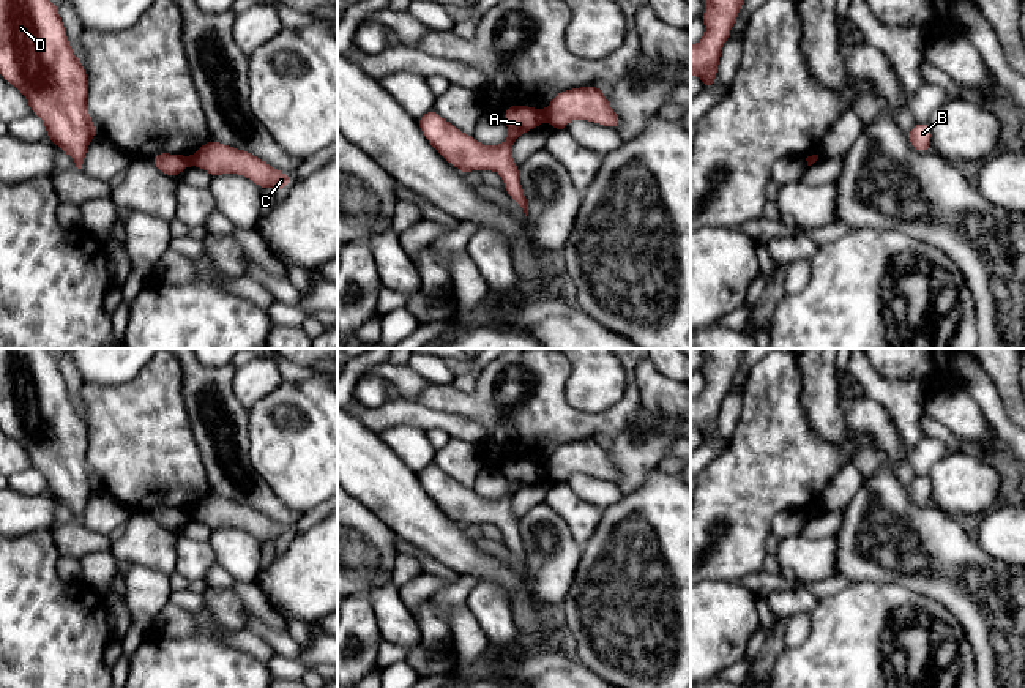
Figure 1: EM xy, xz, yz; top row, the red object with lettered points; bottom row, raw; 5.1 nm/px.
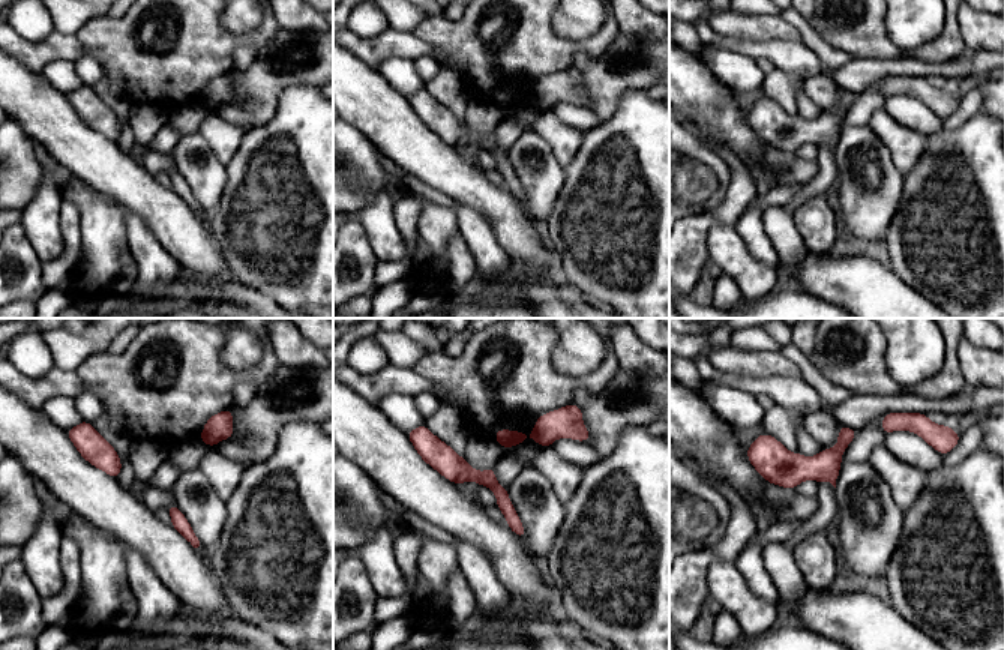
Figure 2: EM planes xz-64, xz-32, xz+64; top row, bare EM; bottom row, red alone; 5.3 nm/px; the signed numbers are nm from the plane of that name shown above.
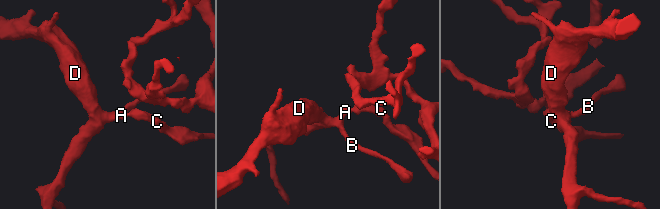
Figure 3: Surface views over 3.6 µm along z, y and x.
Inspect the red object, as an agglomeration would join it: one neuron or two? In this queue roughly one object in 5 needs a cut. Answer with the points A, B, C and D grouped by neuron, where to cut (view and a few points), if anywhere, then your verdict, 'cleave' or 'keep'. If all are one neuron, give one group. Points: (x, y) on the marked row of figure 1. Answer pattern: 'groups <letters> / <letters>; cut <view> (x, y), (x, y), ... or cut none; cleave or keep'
groups A B D / C; cut xz (541, 111), (544, 119); cleave

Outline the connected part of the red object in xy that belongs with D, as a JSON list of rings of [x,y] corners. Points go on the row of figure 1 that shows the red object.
[[[0,0],[0,76],[25,96],[46,125],[47,137],[82,169],[96,134],[87,110],[88,77],[71,49],[58,6],[50,0]]]

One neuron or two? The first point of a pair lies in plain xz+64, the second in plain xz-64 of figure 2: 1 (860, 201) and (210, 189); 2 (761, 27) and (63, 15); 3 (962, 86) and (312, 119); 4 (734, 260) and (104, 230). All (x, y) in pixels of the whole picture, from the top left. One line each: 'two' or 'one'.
1: one
2: two
3: two
4: two

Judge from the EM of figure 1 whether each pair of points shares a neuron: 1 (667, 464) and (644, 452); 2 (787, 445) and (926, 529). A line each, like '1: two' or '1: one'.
1: two
2: two

